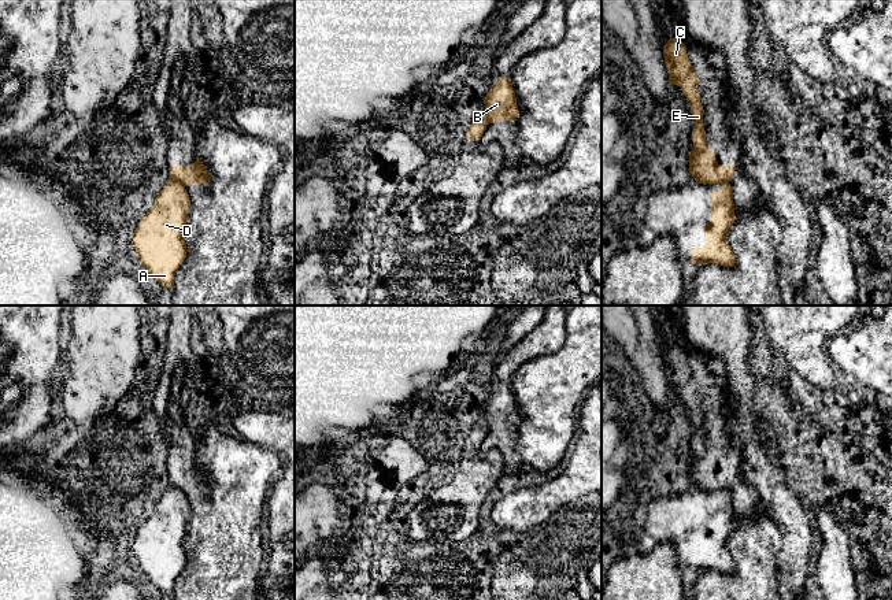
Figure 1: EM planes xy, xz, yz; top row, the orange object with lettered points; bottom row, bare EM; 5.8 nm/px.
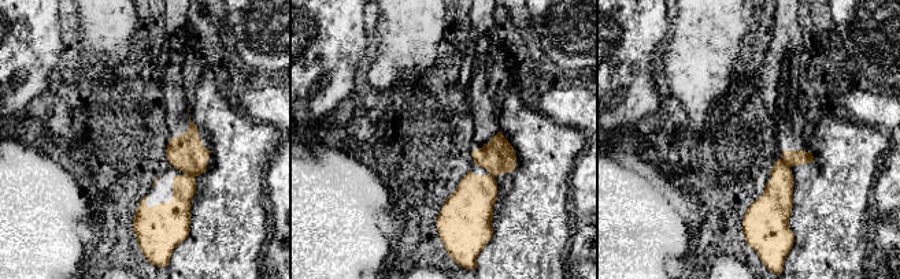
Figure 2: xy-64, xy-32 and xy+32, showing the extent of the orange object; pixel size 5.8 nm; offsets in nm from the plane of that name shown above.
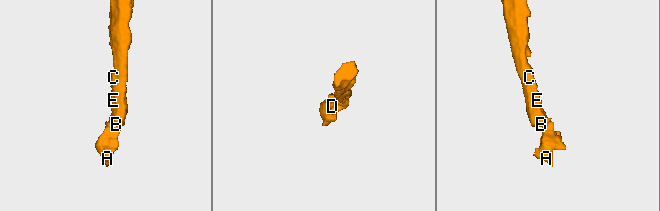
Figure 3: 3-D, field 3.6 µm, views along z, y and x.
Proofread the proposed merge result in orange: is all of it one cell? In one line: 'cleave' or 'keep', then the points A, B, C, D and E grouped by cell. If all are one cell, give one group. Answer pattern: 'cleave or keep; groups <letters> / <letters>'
cleave; groups A D / B C E

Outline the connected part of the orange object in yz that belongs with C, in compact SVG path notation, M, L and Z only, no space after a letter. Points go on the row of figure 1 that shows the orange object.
M677 37L670 38L663 47L665 63L669 71L669 86L678 85L681 95L691 104L691 114L695 119L692 132L693 149L689 152L689 173L697 184L722 184L729 182L736 170L734 166L721 166L715 155L707 148L706 132L703 126L704 110L700 103L700 95L695 85L700 81L686 55L686 45Z

